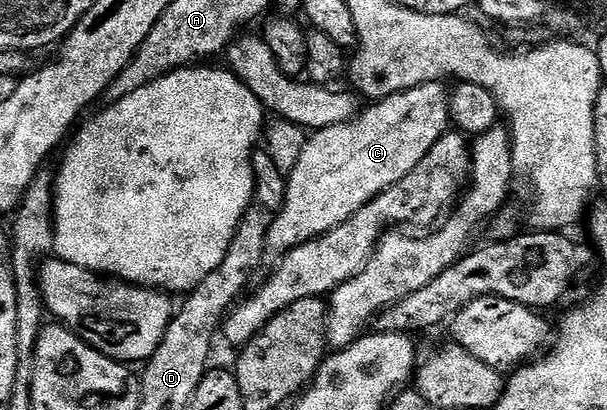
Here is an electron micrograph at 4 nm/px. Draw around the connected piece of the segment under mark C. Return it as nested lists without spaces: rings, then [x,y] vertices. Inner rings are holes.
[[[442,82],[433,84],[421,84],[420,86],[412,86],[412,90],[404,90],[397,92],[391,96],[385,97],[381,102],[374,102],[371,108],[363,107],[358,115],[350,121],[349,124],[337,124],[336,126],[328,126],[320,128],[309,133],[304,150],[300,153],[299,161],[291,170],[286,178],[286,197],[284,198],[284,206],[269,221],[266,229],[266,255],[270,258],[281,258],[289,254],[296,246],[300,246],[304,242],[314,240],[318,236],[323,236],[325,232],[330,232],[336,226],[340,226],[344,222],[348,222],[348,218],[352,218],[356,213],[364,207],[368,202],[375,200],[384,190],[388,190],[396,182],[400,182],[408,174],[412,174],[412,170],[416,170],[416,166],[420,166],[420,162],[424,158],[424,154],[428,154],[428,150],[432,150],[432,146],[436,146],[436,142],[442,136],[446,135],[451,127],[450,123],[450,97],[448,95],[447,85]]]

